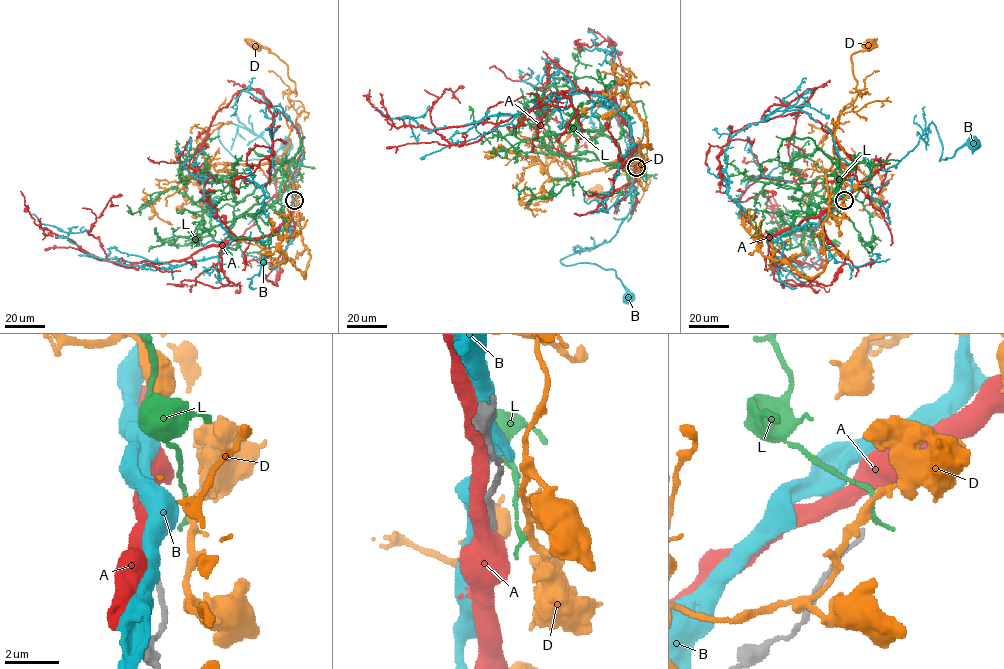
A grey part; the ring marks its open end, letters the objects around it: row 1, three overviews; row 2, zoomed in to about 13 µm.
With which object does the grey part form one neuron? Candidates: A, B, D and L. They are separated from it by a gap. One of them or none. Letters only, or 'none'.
none

